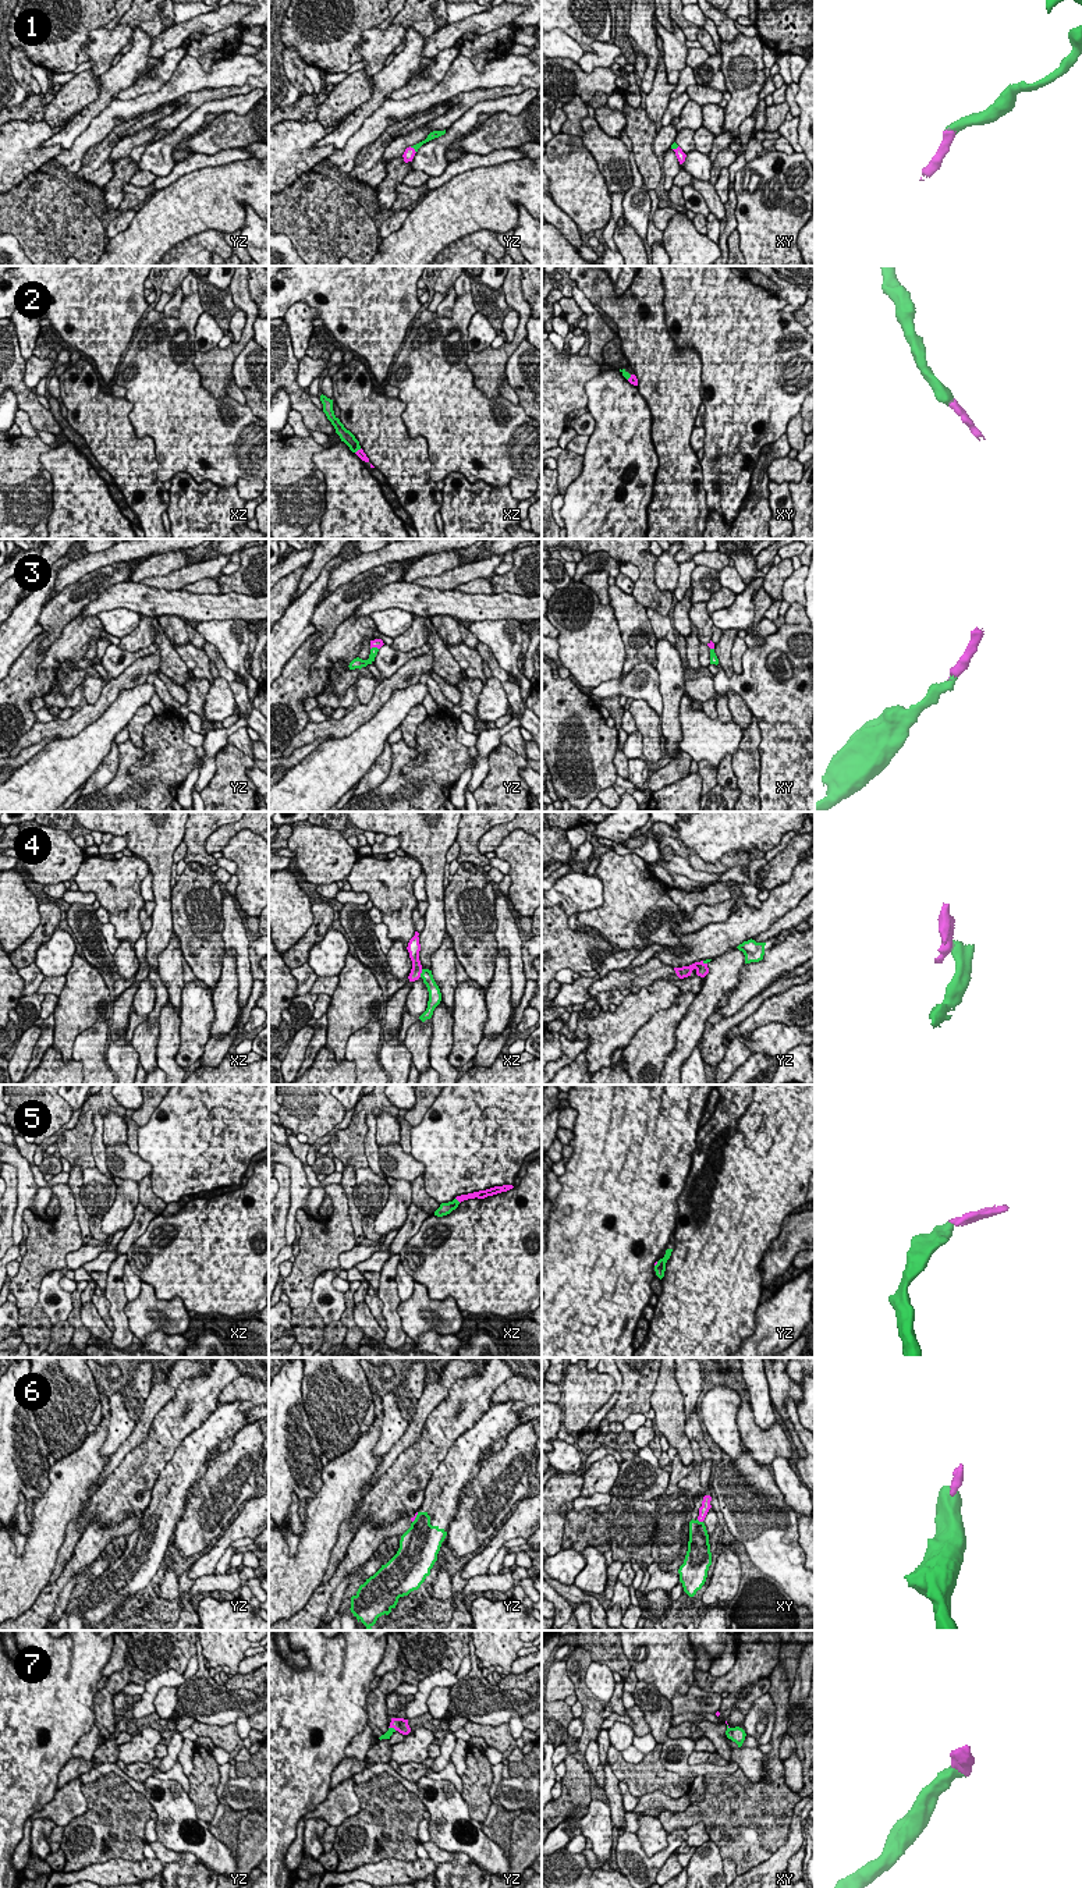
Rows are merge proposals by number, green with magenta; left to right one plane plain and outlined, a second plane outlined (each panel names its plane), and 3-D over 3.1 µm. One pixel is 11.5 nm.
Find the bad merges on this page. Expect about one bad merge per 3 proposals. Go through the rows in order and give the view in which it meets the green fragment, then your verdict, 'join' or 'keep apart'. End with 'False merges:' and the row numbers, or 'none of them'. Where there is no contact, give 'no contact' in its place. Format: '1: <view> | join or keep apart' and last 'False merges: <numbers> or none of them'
1: yz | join
2: xz | join
3: yz | join
4: xz | keep apart
5: xz | join
6: xy | keep apart
7: yz | join
False merges: 4, 6

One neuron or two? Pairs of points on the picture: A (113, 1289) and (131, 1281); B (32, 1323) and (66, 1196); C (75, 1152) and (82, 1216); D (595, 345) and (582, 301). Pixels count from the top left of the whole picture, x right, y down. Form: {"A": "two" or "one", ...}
{"A": "two", "B": "one", "C": "two", "D": "one"}

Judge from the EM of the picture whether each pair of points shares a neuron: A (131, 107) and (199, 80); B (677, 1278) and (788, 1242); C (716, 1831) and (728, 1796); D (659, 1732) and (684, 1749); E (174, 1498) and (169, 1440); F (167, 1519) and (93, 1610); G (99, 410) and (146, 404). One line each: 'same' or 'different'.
A: same
B: different
C: same
D: same
E: different
F: same
G: different

